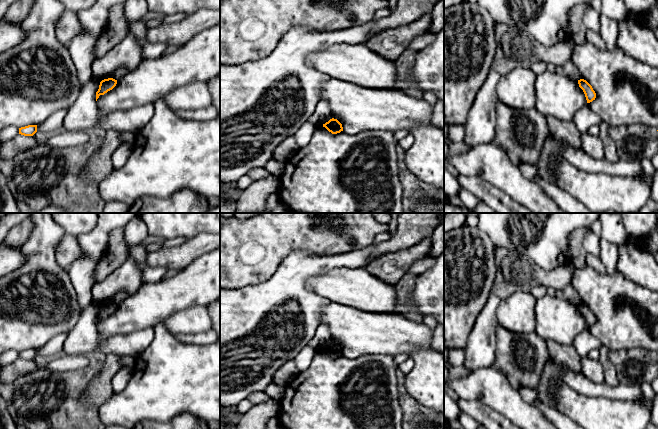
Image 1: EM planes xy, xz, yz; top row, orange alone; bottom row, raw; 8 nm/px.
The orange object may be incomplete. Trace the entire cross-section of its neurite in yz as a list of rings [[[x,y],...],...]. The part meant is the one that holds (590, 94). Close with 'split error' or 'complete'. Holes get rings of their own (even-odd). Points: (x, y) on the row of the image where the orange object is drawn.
[[[584,79],[578,80],[579,87],[583,90],[587,103],[592,102],[596,98],[596,93],[592,86]]]; complete

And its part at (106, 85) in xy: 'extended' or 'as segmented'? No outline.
as segmented

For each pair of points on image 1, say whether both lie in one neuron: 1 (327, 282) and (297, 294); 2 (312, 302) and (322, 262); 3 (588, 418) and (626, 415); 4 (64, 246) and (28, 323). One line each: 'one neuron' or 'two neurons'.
1: two neurons
2: one neuron
3: one neuron
4: two neurons

